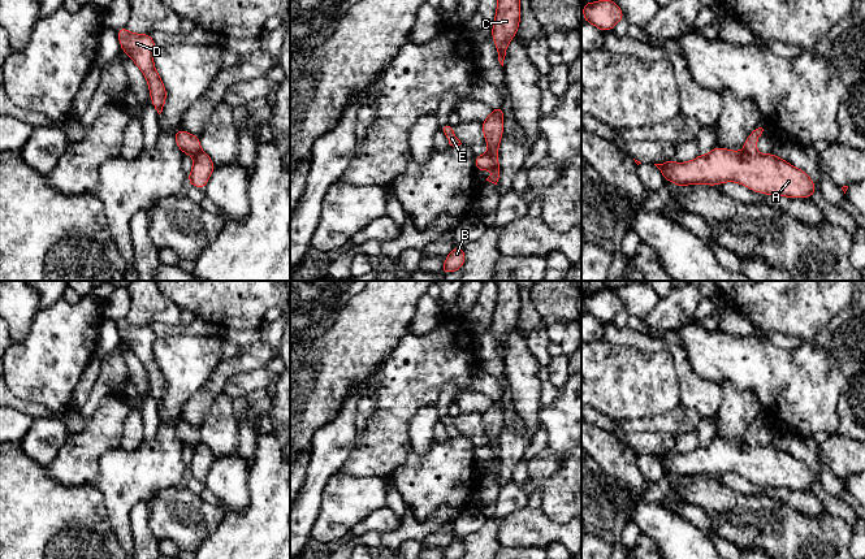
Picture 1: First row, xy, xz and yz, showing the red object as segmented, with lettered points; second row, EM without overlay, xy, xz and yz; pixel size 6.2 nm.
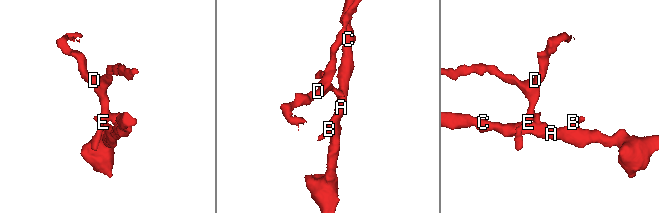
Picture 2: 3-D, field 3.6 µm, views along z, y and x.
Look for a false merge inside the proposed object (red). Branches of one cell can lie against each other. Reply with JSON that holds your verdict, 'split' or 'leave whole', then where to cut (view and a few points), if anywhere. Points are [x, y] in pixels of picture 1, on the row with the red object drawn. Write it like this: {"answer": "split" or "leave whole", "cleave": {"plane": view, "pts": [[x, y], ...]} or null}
{"answer": "split", "cleave": {"plane": "yz", "pts": [[744, 151], [749, 155], [758, 155]]}}

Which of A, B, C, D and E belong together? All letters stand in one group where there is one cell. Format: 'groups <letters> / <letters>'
groups A B C / D E

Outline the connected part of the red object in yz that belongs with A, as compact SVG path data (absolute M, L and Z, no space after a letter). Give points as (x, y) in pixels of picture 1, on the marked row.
M715 146L708 155L699 155L688 162L669 160L654 165L665 181L672 181L678 187L738 182L760 194L792 199L813 198L817 191L806 172L777 157L773 152L749 156L747 152Z

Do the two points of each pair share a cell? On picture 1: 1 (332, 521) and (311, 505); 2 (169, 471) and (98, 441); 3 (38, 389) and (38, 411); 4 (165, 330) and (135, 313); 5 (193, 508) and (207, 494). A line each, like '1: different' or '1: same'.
1: different
2: different
3: different
4: different
5: different

